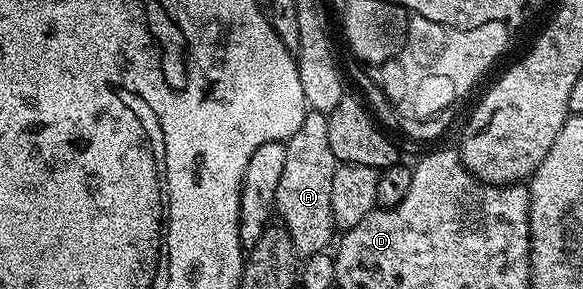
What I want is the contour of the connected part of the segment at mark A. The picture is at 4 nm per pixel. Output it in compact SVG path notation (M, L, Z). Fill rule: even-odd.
M308 111L297 134L285 142L285 167L281 170L281 183L277 185L275 211L283 229L289 234L296 253L306 258L324 251L336 235L333 222L333 174L337 161L329 147L329 122L322 112Z

